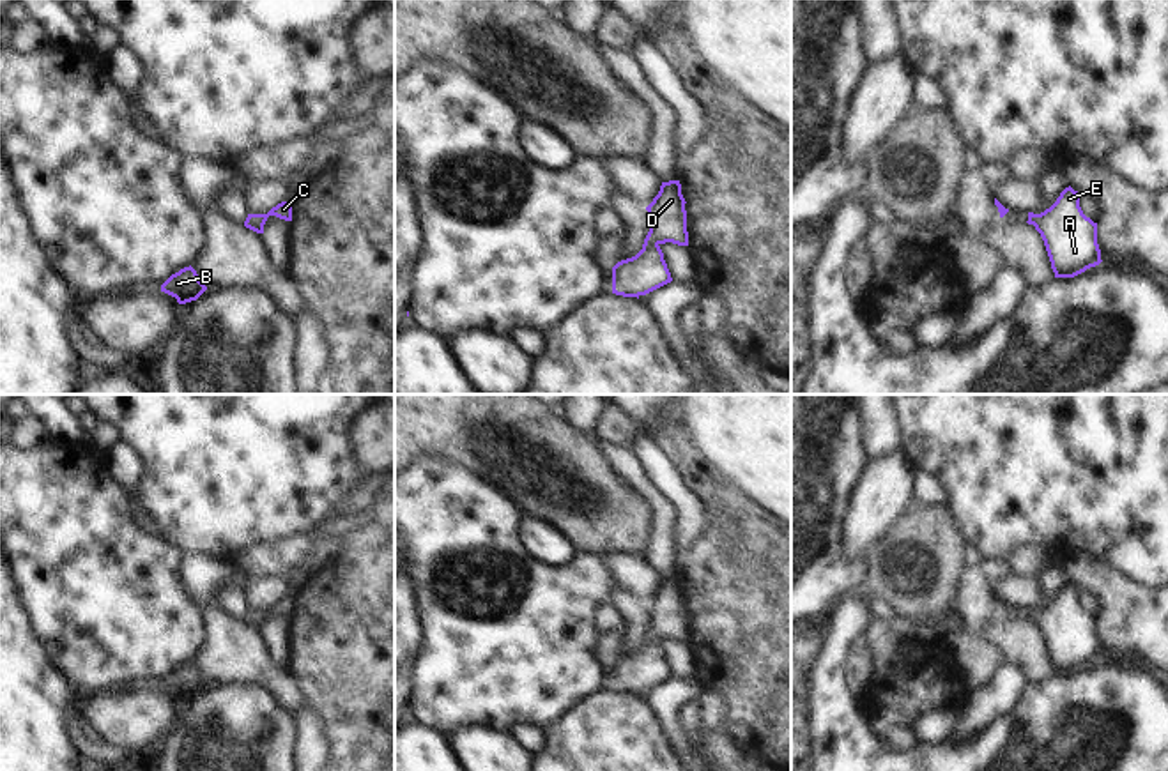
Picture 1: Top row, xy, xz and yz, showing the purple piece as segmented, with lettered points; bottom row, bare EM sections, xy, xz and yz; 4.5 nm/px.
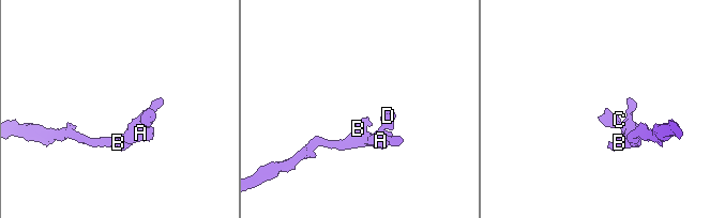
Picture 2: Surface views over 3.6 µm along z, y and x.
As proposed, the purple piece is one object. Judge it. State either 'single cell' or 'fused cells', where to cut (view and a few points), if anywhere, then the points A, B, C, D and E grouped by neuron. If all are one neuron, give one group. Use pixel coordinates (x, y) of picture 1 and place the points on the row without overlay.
single cell | no cut | A B C D E

